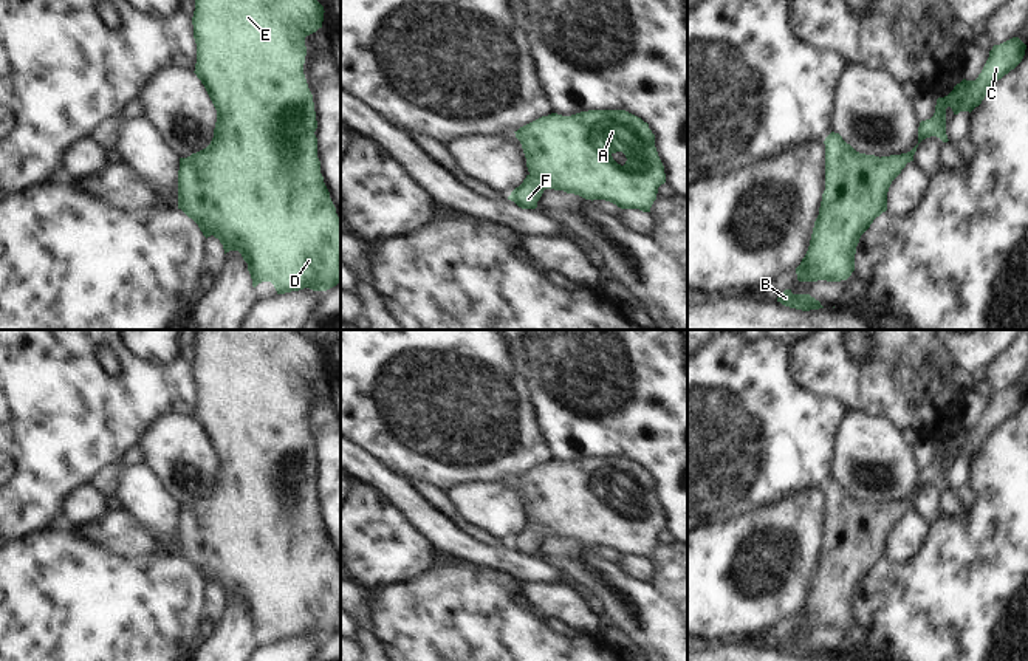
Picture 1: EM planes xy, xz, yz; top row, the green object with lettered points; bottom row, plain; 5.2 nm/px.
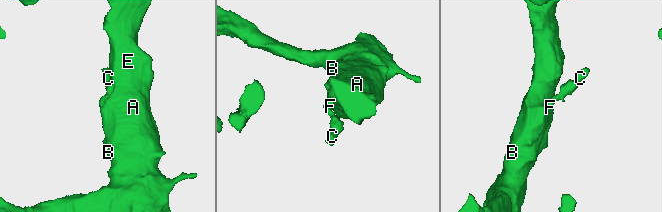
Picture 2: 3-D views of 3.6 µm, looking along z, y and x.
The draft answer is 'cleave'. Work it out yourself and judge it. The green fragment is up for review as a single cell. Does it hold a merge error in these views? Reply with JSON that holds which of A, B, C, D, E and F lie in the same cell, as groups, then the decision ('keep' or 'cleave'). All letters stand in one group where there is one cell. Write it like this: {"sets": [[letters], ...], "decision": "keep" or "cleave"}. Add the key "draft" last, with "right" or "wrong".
{"sets": [["A", "B", "C", "D", "E", "F"]], "decision": "keep", "draft": "wrong"}

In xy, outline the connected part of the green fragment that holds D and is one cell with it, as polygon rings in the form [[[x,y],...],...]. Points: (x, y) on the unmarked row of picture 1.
[[[195,330],[195,358],[192,364],[194,385],[197,390],[195,421],[204,432],[215,457],[217,469],[211,491],[180,505],[178,517],[178,556],[192,565],[203,582],[214,582],[223,591],[224,601],[238,598],[248,610],[248,618],[255,635],[262,628],[271,628],[277,641],[310,635],[313,638],[327,638],[341,628],[341,567],[330,545],[330,539],[320,520],[320,508],[317,505],[317,475],[313,441],[308,435],[303,410],[307,402],[305,384],[322,375],[324,353],[317,345],[308,342],[294,330]]]

